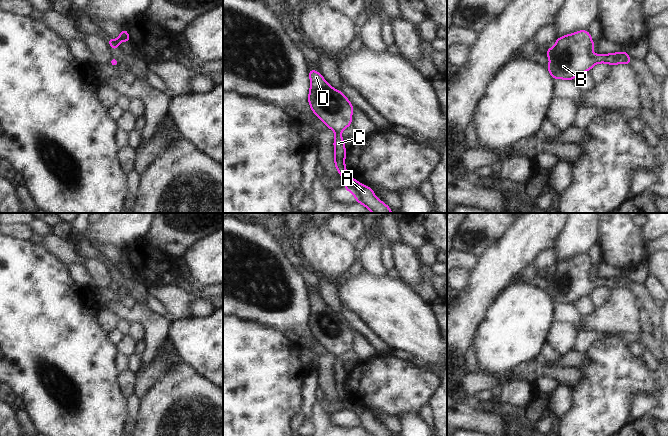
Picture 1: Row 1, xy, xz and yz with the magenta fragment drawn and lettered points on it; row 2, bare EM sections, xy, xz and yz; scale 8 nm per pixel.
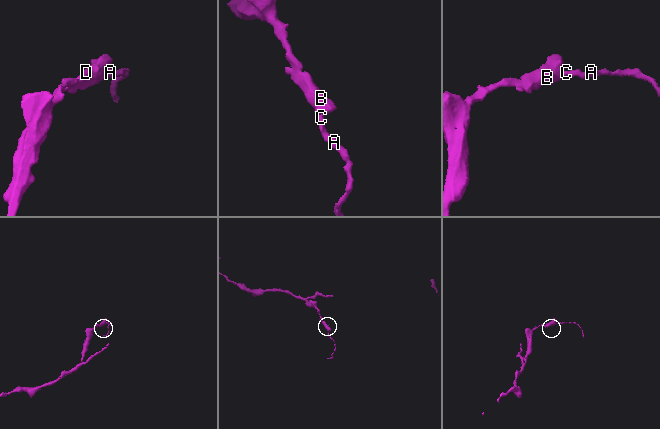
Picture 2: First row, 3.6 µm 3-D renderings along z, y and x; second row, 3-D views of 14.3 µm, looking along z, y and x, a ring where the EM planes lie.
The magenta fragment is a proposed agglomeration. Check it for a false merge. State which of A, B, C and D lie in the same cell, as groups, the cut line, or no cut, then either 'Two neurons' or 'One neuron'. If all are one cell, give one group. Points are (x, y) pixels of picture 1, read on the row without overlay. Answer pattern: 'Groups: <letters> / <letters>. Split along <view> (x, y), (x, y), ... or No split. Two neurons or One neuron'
Groups: A B C D. No split. One neuron.

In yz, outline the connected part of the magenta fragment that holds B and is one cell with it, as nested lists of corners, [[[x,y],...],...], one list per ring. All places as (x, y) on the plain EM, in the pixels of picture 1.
[[[579,254],[575,257],[561,260],[553,265],[553,267],[556,268],[557,271],[552,272],[550,269],[546,274],[546,280],[550,283],[550,288],[545,291],[555,304],[574,304],[580,297],[590,296],[591,292],[599,287],[607,287],[611,290],[616,288],[631,289],[630,280],[628,276],[625,275],[610,278],[594,278],[592,280],[591,275],[594,274],[595,267],[588,254]]]

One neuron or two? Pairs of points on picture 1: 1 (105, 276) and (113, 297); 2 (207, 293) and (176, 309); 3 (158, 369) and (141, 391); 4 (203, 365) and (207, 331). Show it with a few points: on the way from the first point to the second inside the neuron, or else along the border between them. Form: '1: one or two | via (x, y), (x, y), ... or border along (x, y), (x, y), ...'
1: two | border along (96, 287), (107, 288)
2: one | via (199, 295), (189, 297), (184, 301)
3: one | via (153, 374), (143, 386)
4: one | via (207, 357), (207, 339)

